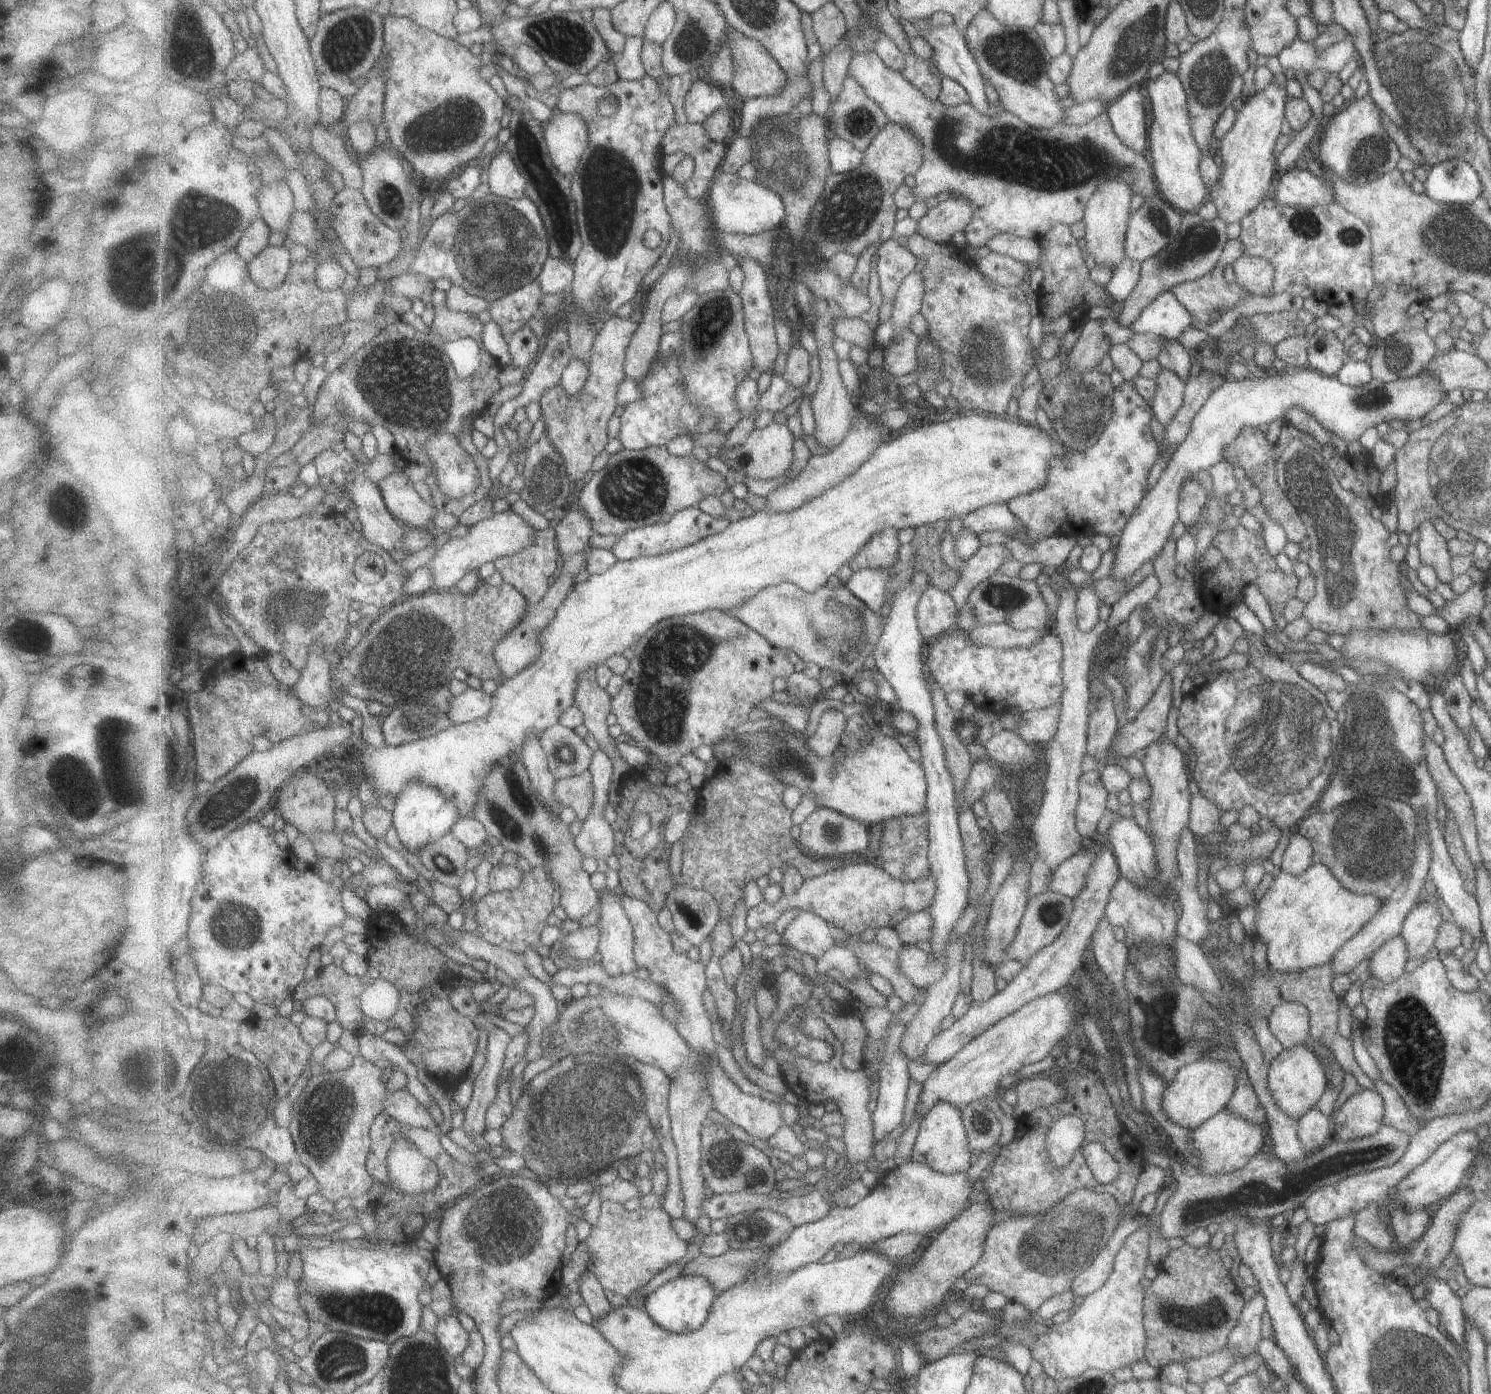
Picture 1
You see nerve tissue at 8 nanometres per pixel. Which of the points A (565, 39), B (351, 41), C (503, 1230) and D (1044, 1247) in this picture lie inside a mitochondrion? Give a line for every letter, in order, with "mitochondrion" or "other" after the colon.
A: mitochondrion
B: mitochondrion
C: mitochondrion
D: mitochondrion

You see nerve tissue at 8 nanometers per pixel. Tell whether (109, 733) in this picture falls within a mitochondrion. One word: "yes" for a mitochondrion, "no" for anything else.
yes

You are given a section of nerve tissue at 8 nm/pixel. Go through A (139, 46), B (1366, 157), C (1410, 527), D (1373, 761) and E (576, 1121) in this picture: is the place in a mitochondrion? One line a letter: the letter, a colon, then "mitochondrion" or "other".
A: other
B: mitochondrion
C: other
D: mitochondrion
E: mitochondrion

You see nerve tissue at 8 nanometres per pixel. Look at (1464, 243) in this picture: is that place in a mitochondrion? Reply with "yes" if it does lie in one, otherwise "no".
yes

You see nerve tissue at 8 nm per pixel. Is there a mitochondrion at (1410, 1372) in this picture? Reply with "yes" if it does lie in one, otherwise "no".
yes

